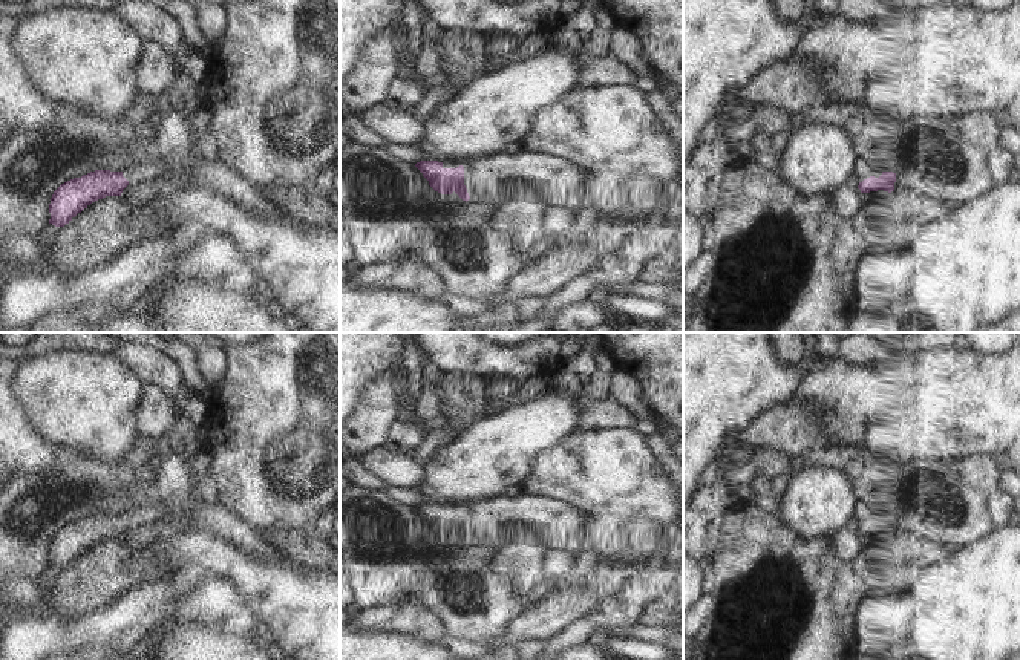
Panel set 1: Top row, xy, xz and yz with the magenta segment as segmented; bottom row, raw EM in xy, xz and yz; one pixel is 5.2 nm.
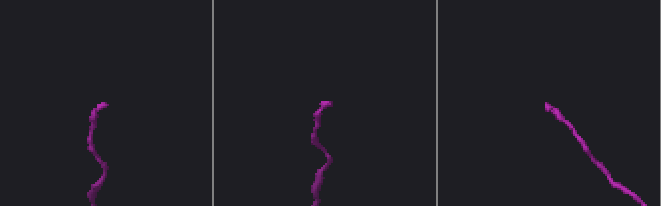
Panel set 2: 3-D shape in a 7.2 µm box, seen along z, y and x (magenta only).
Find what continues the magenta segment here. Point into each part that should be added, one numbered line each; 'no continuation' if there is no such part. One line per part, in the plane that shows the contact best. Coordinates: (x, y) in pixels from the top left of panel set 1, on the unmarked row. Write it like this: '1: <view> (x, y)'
1: xz (555, 524)

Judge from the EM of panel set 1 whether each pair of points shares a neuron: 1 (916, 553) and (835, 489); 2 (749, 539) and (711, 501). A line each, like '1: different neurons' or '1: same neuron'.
1: different neurons
2: different neurons

